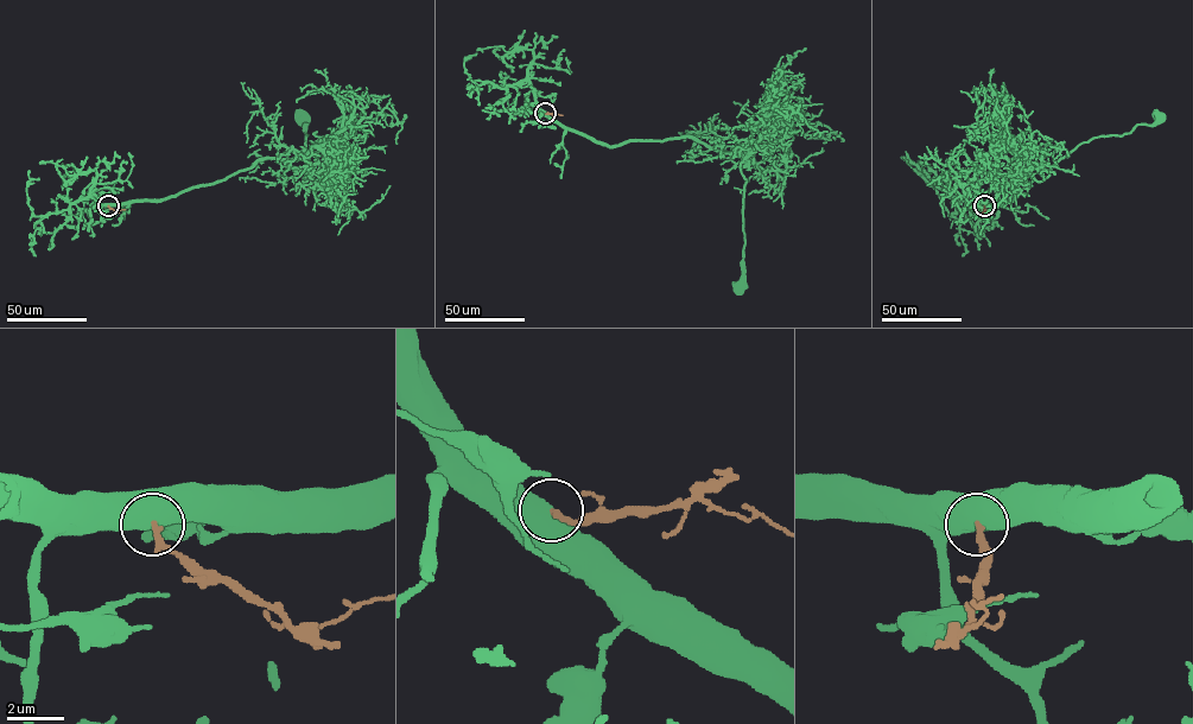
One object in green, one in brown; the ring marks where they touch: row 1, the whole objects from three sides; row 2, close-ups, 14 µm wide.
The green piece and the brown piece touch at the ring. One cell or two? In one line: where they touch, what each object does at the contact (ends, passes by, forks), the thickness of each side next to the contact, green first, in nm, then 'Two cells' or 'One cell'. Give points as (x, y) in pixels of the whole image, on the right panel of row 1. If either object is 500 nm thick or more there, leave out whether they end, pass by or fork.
Place: (984, 205). Thickness 750 nm (green) against 220 nm. Two cells

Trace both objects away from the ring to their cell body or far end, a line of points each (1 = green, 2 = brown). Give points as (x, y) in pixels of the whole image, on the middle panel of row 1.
1: (545, 113), (610, 146), (692, 137), (740, 153), (746, 180), (746, 285), (738, 289)
2: (545, 113), (563, 115)

